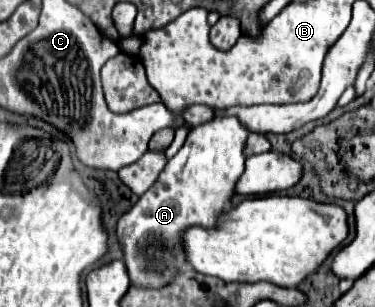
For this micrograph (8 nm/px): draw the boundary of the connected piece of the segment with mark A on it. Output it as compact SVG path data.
M213 117L211 121L193 127L183 147L171 157L169 165L165 165L159 181L119 219L117 235L123 243L125 265L133 285L167 285L185 265L179 235L189 225L215 225L233 195L235 181L245 169L245 143L249 135L251 131L239 117Z

